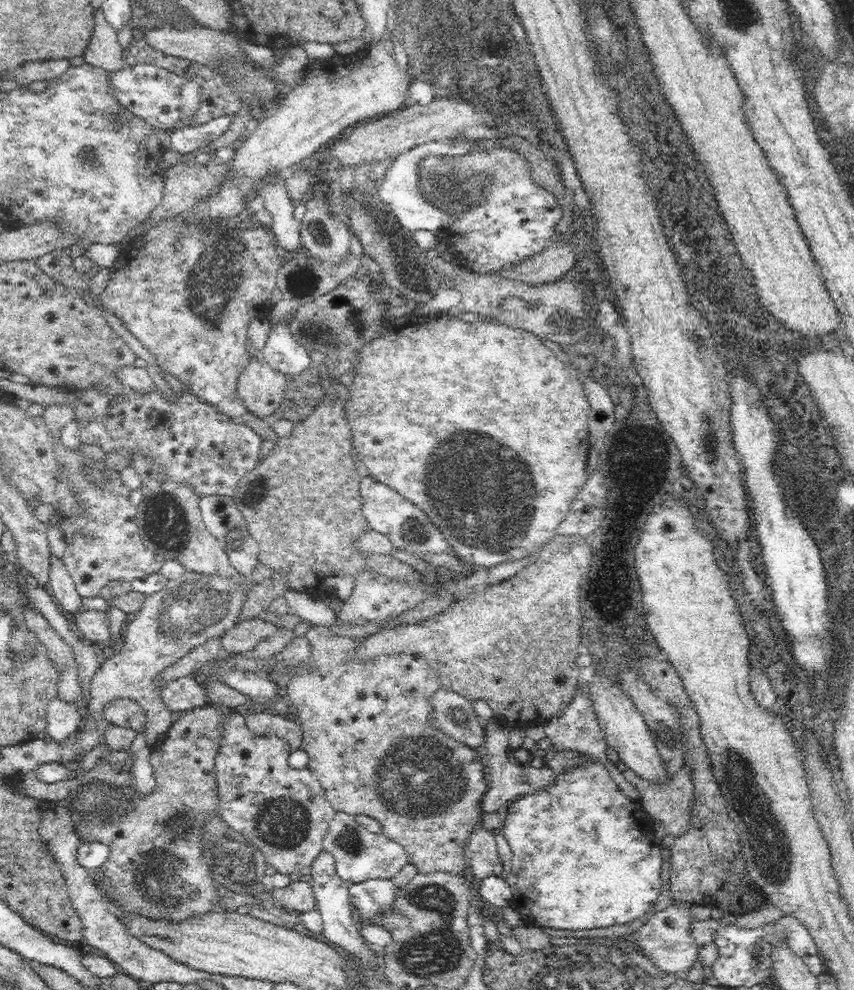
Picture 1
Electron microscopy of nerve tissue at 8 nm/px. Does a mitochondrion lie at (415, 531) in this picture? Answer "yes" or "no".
yes

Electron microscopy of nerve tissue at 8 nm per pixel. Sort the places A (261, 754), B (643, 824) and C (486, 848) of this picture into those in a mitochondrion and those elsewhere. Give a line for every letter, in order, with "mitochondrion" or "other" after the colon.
A: other
B: other
C: other

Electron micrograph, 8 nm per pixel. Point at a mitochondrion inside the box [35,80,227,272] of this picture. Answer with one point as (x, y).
(91, 158)

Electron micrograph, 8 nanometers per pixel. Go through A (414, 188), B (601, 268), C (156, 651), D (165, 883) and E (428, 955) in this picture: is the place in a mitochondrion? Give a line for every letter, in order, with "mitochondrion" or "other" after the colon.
A: mitochondrion
B: other
C: other
D: mitochondrion
E: mitochondrion

